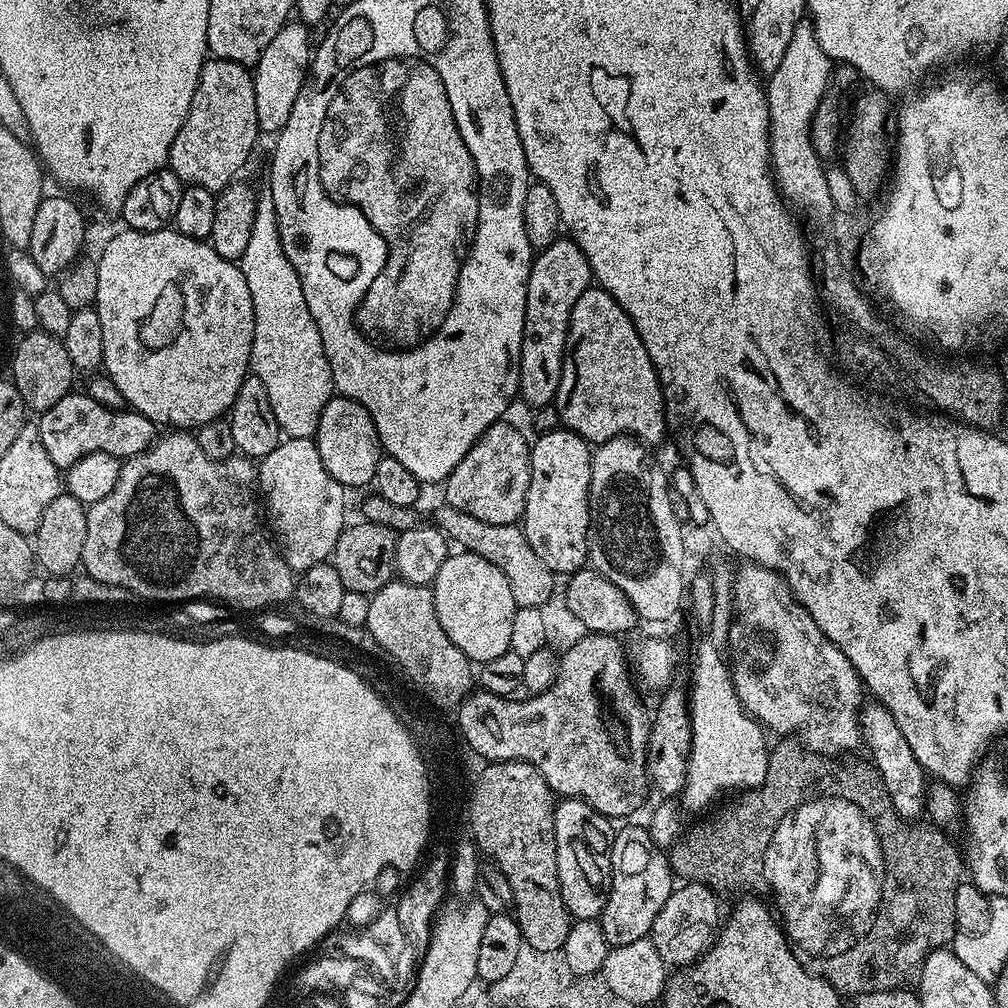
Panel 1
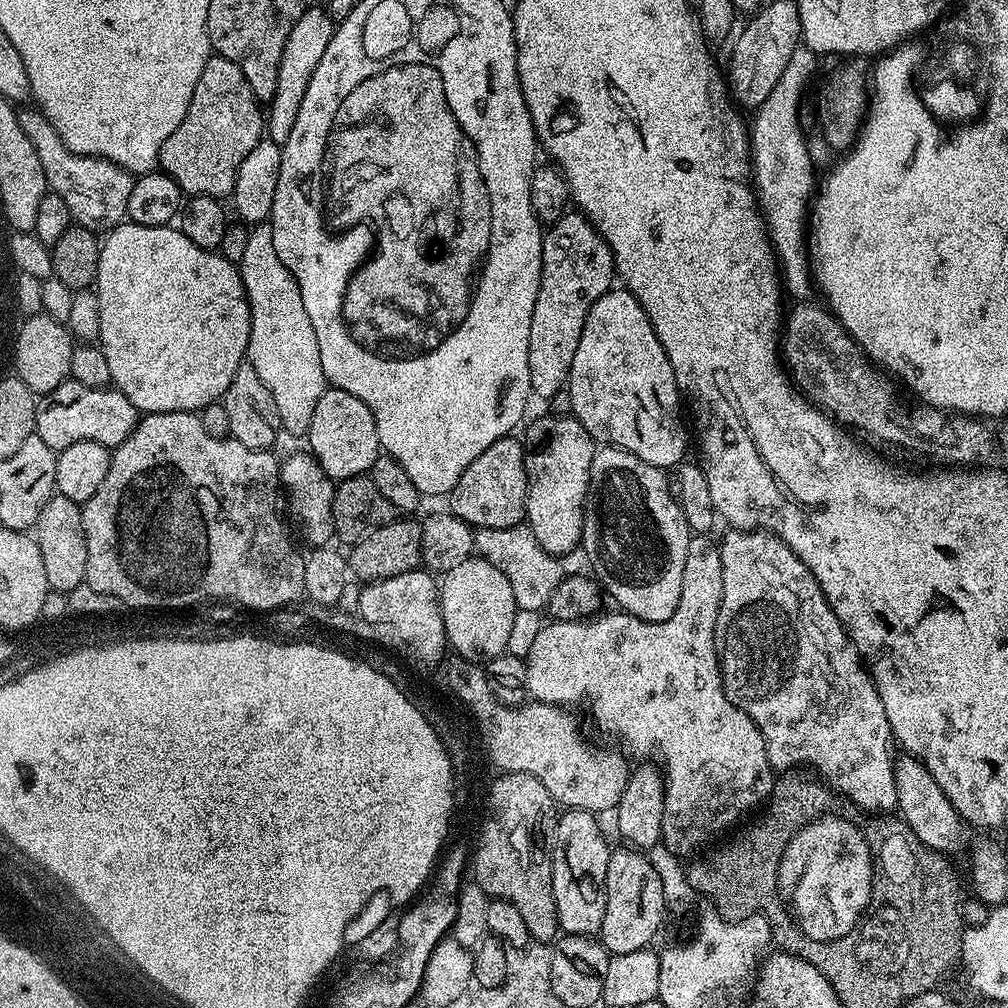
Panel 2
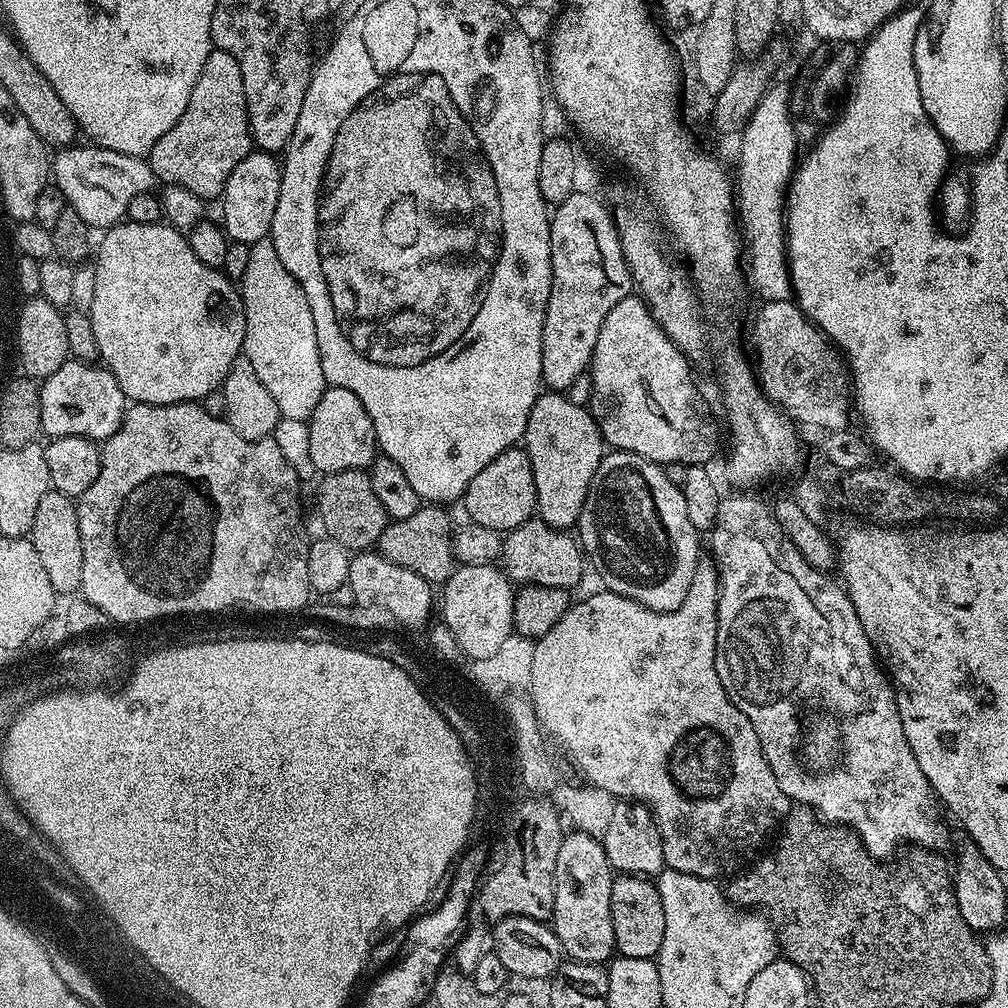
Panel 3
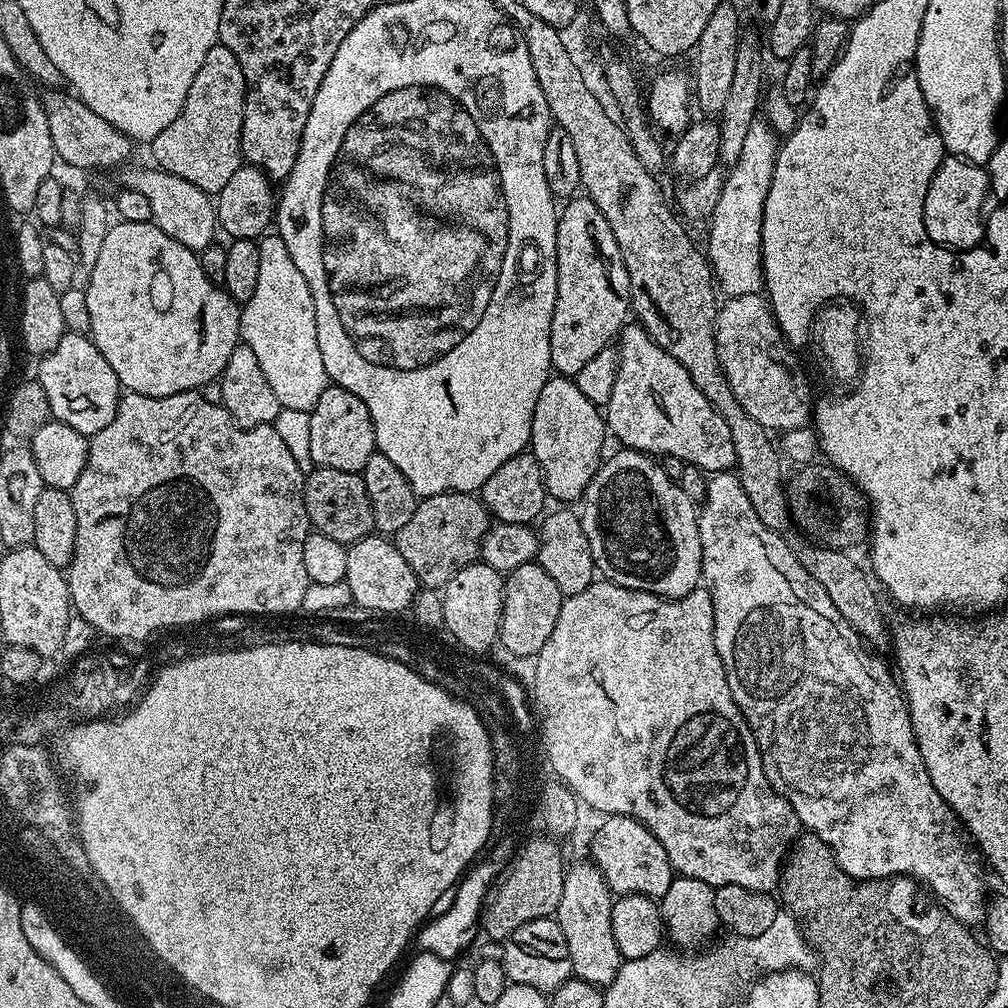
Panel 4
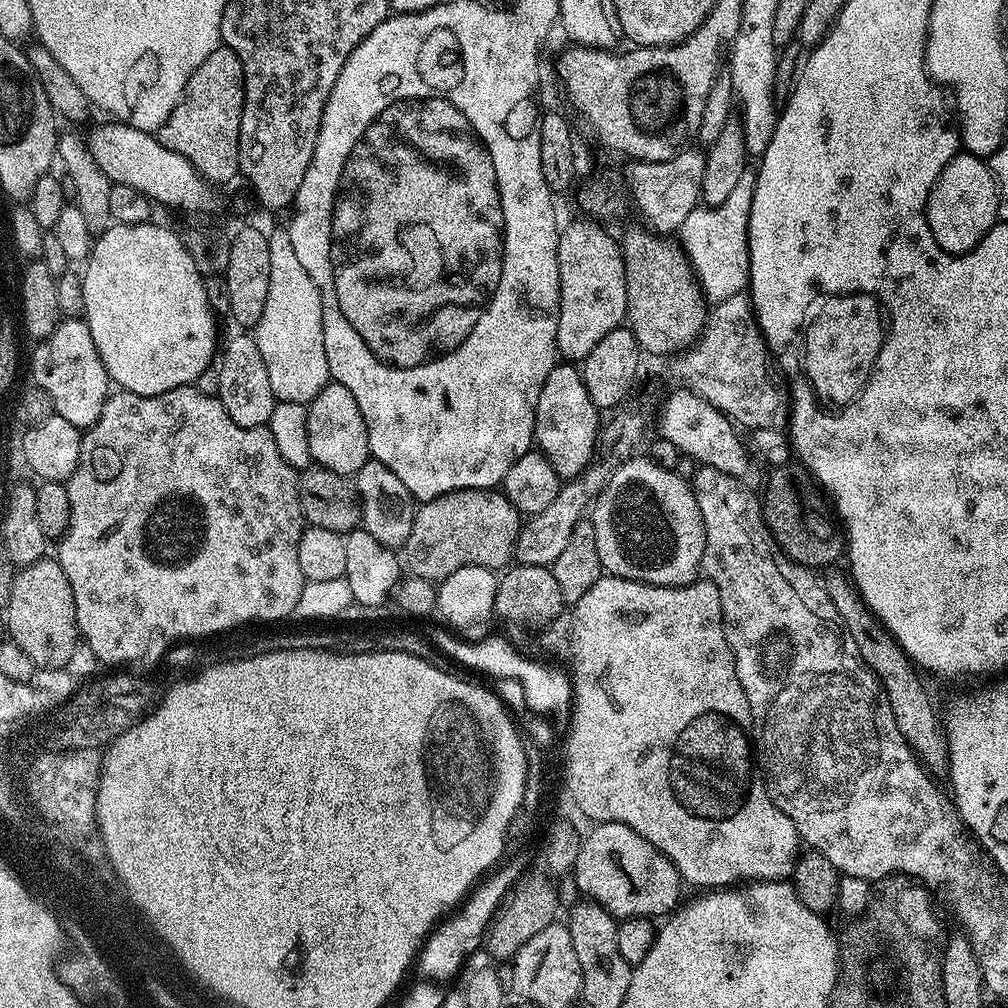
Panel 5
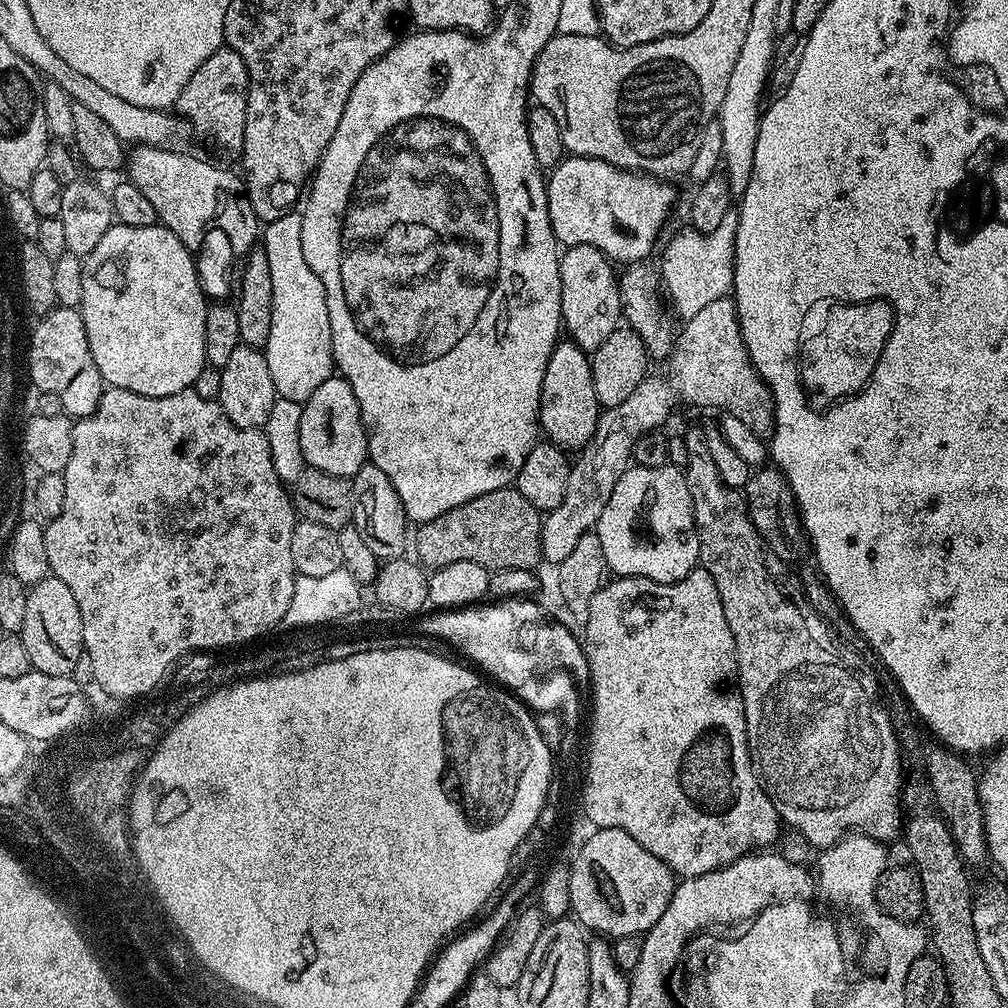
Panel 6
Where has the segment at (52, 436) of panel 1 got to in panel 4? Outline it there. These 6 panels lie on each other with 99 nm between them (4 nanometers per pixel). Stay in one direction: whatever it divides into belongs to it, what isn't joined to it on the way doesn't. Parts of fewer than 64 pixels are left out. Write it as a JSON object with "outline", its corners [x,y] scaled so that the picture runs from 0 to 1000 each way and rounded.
{"outline":[[[64,328],[62,339],[39,354],[38,361],[38,376],[42,387],[46,387],[46,399],[50,399],[51,416],[65,419],[65,423],[73,423],[73,427],[88,435],[109,423],[109,415],[113,415],[117,407],[121,386],[117,371],[109,367],[109,359],[101,355],[90,335],[81,329]]]}

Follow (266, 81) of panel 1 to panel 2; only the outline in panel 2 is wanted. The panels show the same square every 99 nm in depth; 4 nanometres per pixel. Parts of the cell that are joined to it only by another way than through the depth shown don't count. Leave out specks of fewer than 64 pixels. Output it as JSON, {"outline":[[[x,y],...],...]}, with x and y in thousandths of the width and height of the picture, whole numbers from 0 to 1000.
{"outline":[[[315,4],[302,11],[300,18],[289,28],[277,62],[273,93],[267,100],[266,106],[268,107],[265,106],[264,109],[263,130],[265,136],[272,142],[280,145],[284,137],[288,135],[300,97],[303,96],[304,86],[307,85],[308,77],[311,76],[312,69],[315,67],[332,29],[333,26],[328,21],[324,9],[318,5],[316,7]]]}

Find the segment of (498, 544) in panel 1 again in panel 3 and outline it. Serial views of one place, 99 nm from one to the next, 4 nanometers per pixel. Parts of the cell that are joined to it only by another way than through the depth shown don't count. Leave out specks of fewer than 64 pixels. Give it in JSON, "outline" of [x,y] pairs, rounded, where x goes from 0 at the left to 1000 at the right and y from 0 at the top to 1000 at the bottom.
{"outline":[[[535,514],[523,516],[503,529],[498,536],[498,560],[504,574],[516,581],[533,579],[543,583],[570,584],[579,567],[579,560],[581,563],[581,553],[572,533],[563,531],[567,530],[546,524],[541,516]]]}

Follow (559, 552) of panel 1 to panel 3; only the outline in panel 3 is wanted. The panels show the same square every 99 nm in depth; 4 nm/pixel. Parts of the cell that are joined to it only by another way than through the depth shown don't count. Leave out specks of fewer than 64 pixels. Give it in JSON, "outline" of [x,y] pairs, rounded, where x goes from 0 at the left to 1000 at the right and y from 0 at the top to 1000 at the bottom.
{"outline":[[[537,388],[526,407],[518,443],[530,466],[532,508],[546,524],[563,526],[574,517],[585,478],[599,457],[601,441],[591,416],[577,402],[570,402],[560,389]]]}

